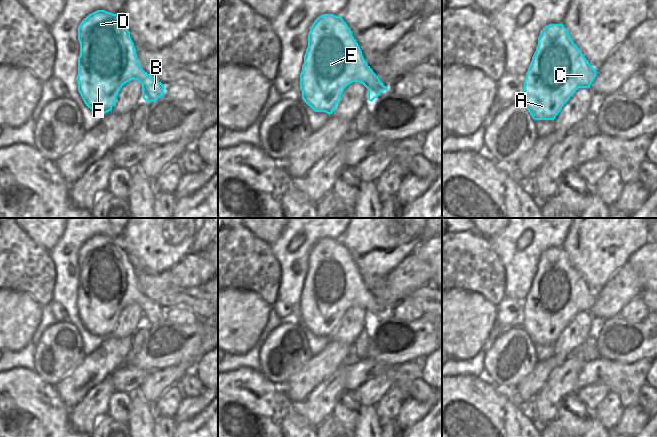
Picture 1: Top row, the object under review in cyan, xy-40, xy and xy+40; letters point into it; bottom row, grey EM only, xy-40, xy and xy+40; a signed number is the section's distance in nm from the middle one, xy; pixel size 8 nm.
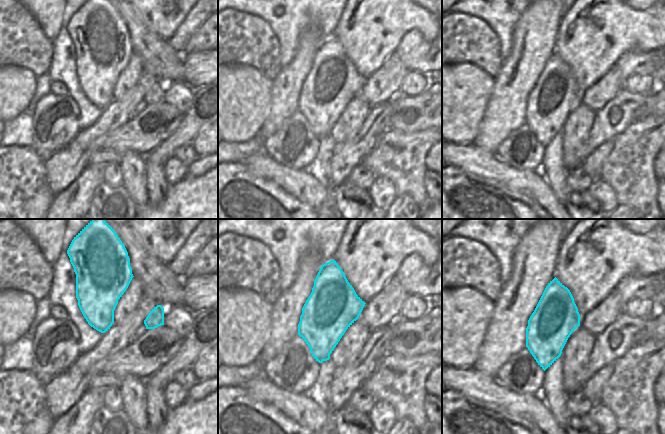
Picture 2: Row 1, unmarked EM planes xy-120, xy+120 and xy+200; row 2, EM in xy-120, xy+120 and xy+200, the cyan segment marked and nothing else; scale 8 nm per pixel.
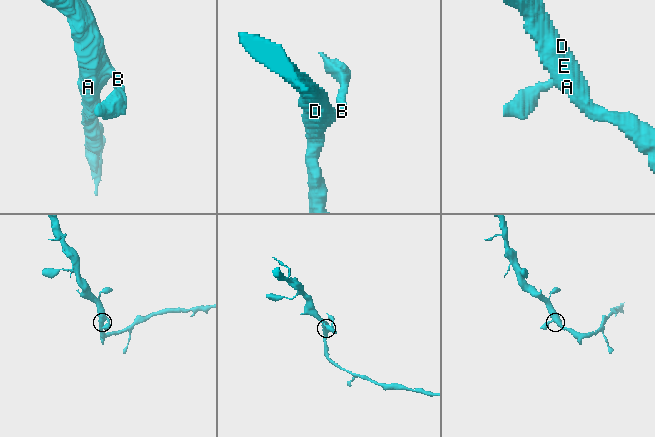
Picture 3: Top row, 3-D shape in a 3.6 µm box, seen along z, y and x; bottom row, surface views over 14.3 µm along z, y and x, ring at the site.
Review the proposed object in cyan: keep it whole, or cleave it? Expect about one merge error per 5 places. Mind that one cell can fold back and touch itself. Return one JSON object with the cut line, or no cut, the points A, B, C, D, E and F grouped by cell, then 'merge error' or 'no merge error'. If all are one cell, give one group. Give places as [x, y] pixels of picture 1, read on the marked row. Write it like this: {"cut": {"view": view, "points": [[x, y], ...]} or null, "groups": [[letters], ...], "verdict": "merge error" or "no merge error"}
{"cut": null, "groups": [["A", "B", "C", "D", "E", "F"]], "verdict": "no merge error"}

